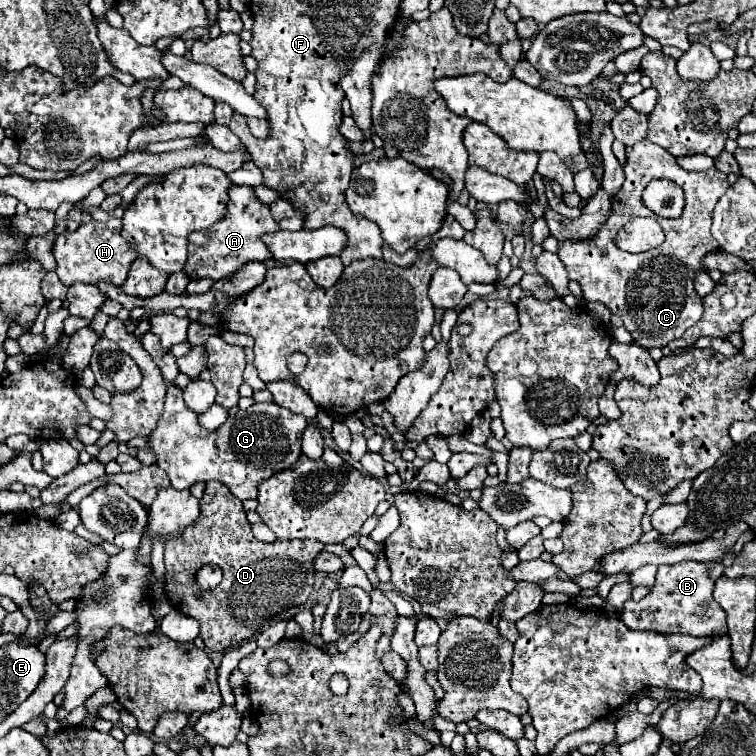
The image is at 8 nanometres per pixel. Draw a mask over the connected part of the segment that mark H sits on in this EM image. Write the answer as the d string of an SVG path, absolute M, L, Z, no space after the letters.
M87 215L87 221L83 222L83 225L77 227L77 231L57 235L53 245L53 255L57 261L55 273L59 275L63 285L71 285L77 281L97 283L99 279L107 279L115 285L123 285L131 263L137 259L137 253L121 237L119 219L100 222L95 221L90 215Z

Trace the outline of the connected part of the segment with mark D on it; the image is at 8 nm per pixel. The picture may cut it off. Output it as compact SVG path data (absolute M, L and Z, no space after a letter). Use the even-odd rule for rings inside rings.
M209 481L203 497L199 499L201 515L195 523L185 527L181 535L167 539L165 543L165 597L171 607L183 615L189 615L201 625L201 639L209 651L225 651L241 641L251 639L269 619L281 615L291 607L301 607L309 601L309 595L315 585L315 557L323 551L321 541L311 539L291 539L291 541L275 541L261 543L251 533L251 523L245 517L245 509L241 499L231 495L231 491L217 481ZM201 565L219 565L223 569L223 581L213 591L203 591L195 583L195 573Z

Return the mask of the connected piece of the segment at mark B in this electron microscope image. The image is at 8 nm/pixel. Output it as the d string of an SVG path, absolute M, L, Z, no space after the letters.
M721 559L713 561L683 561L677 565L661 565L655 575L655 587L641 601L629 599L621 609L621 621L627 627L639 631L657 633L683 633L683 635L721 635L727 633L725 611L713 599L711 567Z

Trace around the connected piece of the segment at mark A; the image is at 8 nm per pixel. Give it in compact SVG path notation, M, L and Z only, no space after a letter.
M233 185L229 187L229 201L227 201L227 213L221 221L211 225L207 231L191 233L189 235L189 257L185 263L185 273L195 279L197 277L211 277L211 279L223 279L237 271L247 261L267 261L273 259L271 251L261 241L261 235L281 231L281 225L271 215L269 205L261 203L253 191L253 187L247 185Z

